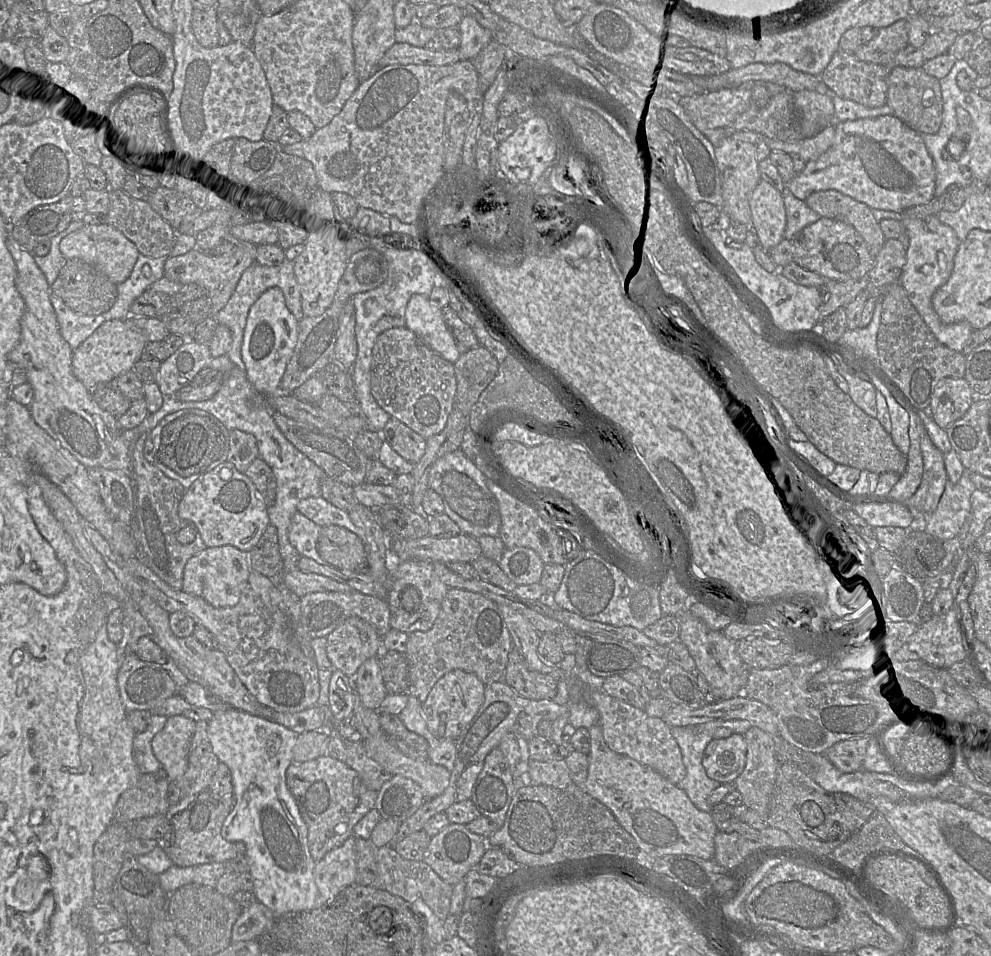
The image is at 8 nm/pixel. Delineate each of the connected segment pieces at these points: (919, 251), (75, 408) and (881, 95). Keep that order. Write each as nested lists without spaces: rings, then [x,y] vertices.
[[[903,214],[902,223],[909,246],[899,283],[904,287],[910,302],[937,340],[948,348],[961,352],[974,331],[973,327],[966,321],[944,323],[932,305],[934,293],[947,282],[952,273],[954,258],[961,242],[955,231],[941,223],[937,215],[918,218]]]
[[[10,228],[6,245],[16,265],[15,285],[25,303],[21,336],[9,352],[7,361],[19,365],[26,372],[26,382],[34,391],[29,406],[33,420],[85,467],[121,470],[132,475],[132,447],[123,439],[124,430],[119,427],[116,417],[91,399],[88,389],[73,373],[74,350],[60,333],[50,300],[51,286],[44,273],[35,263],[33,254],[22,248],[10,234]]]
[[[838,51],[819,78],[831,93],[866,107],[875,108],[886,105],[889,73],[890,69],[886,66],[861,61],[854,53]]]

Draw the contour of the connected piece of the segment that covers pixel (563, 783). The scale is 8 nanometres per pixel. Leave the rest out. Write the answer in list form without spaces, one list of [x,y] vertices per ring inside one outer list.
[[[563,758],[551,761],[530,761],[529,783],[565,788],[572,784],[568,766]]]

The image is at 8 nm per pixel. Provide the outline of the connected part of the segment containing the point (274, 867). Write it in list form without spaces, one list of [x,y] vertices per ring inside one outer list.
[[[230,707],[216,711],[208,722],[208,738],[219,762],[225,763],[232,776],[233,807],[224,820],[221,834],[229,842],[243,842],[249,873],[254,881],[257,902],[268,907],[276,917],[314,909],[317,888],[315,861],[308,848],[308,830],[286,783],[286,770],[294,761],[293,748],[298,734],[268,718],[258,717]]]

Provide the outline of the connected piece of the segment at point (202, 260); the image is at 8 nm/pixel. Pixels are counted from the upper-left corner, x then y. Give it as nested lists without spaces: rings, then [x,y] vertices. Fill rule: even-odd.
[[[237,241],[231,252],[219,256],[195,248],[179,256],[167,257],[164,276],[183,285],[195,283],[204,287],[210,298],[210,317],[214,317],[228,303],[244,271],[256,262],[256,251],[257,245],[246,241]]]

